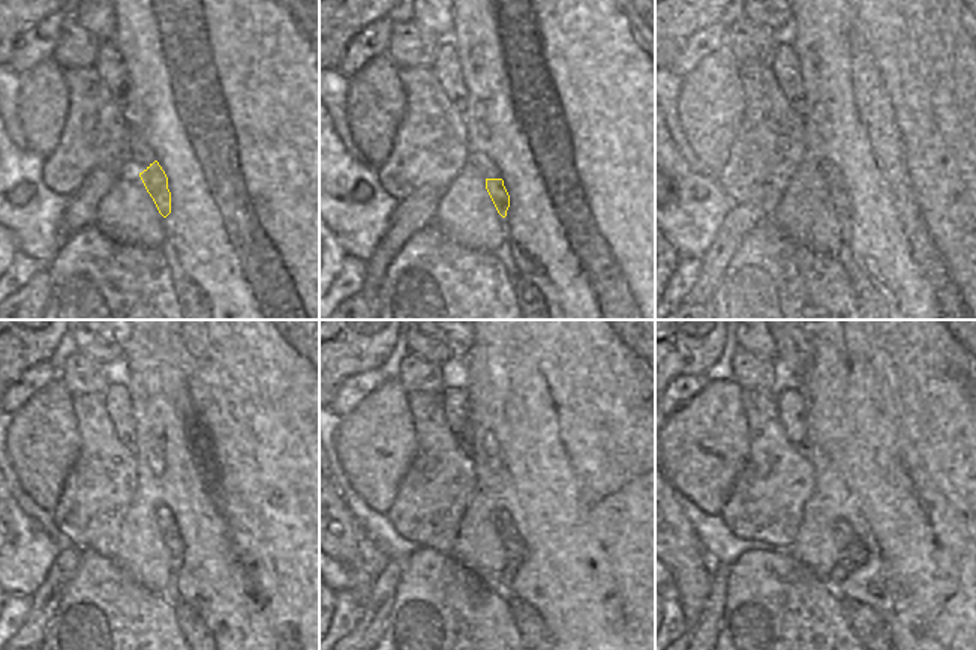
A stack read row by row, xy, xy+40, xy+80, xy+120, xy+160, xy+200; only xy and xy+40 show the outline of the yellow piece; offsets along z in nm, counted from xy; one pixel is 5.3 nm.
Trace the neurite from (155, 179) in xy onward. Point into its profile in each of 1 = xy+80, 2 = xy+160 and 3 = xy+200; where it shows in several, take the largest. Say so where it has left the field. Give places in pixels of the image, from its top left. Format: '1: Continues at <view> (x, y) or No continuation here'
1: Continues at xy+80 (838, 195)
2: Continues at xy+160 (516, 548)
3: Continues at xy+200 (855, 553).

